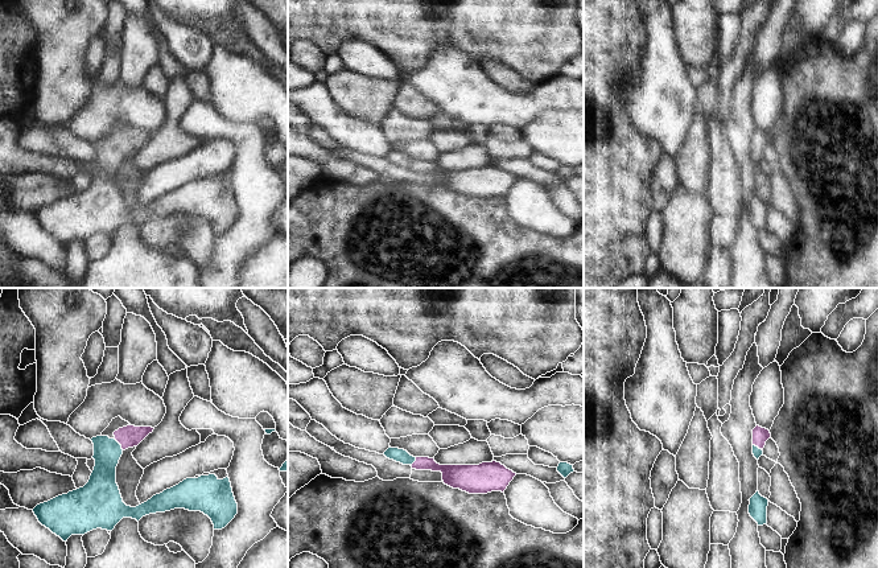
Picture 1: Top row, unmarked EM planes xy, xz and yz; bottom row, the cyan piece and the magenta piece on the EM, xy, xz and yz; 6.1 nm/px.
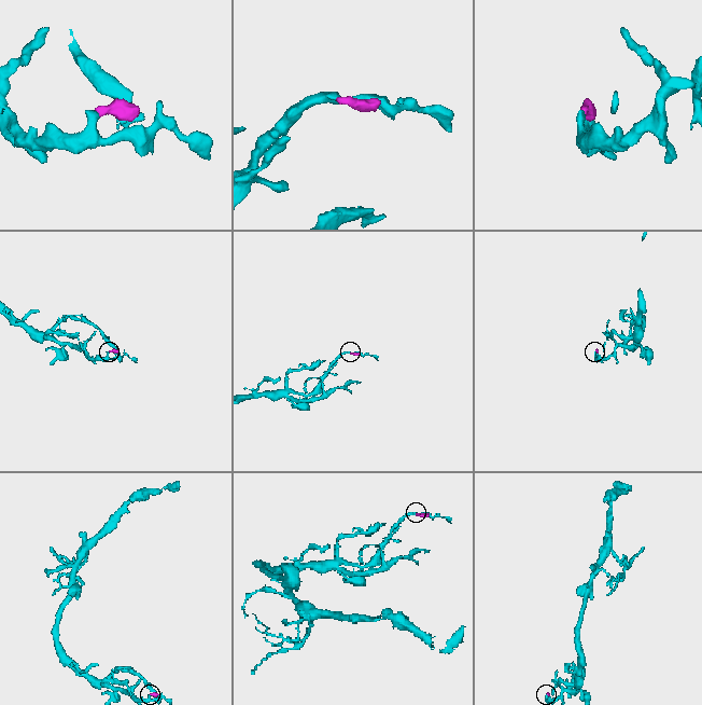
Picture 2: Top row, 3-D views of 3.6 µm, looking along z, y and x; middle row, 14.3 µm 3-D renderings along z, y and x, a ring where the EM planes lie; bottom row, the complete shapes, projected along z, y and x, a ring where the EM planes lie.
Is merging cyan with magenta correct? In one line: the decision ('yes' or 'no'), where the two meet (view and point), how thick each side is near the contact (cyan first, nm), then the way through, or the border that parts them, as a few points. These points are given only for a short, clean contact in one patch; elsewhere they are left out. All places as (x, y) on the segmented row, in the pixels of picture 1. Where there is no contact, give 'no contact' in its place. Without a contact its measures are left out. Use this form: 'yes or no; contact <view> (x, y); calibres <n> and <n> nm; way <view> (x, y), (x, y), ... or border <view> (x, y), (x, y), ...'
yes; contact xy (119, 444); calibres 170 and 140 nm; way xy (107, 452), (119, 444), (130, 436)

